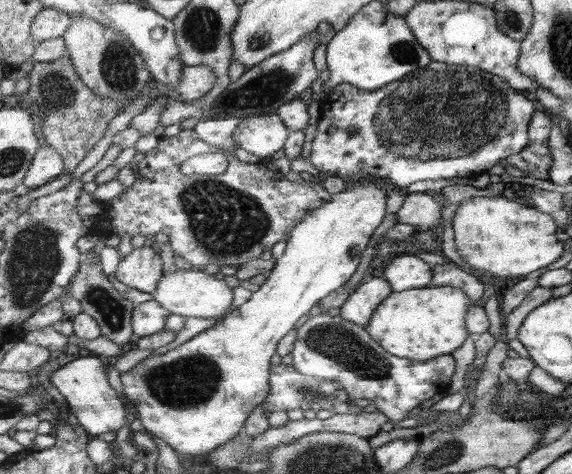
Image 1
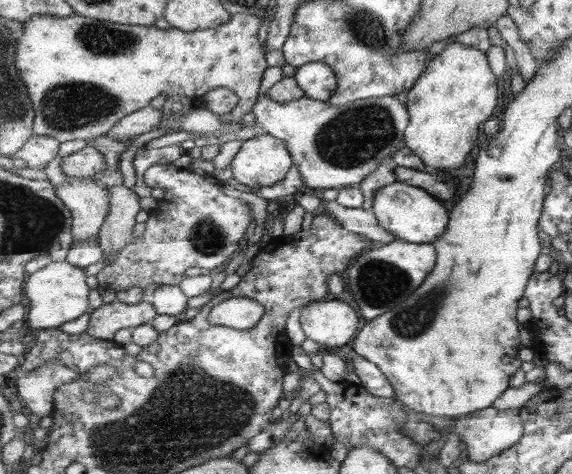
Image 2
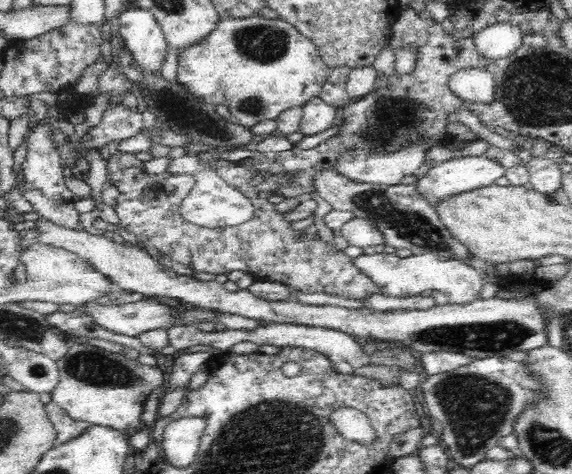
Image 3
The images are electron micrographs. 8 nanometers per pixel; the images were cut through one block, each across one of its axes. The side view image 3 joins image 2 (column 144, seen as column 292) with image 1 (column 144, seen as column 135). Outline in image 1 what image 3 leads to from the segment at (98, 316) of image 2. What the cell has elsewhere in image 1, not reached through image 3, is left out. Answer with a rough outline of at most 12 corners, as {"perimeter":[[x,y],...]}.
{"perimeter":[[148,242],[123,257],[115,276],[153,296],[164,269]]}

